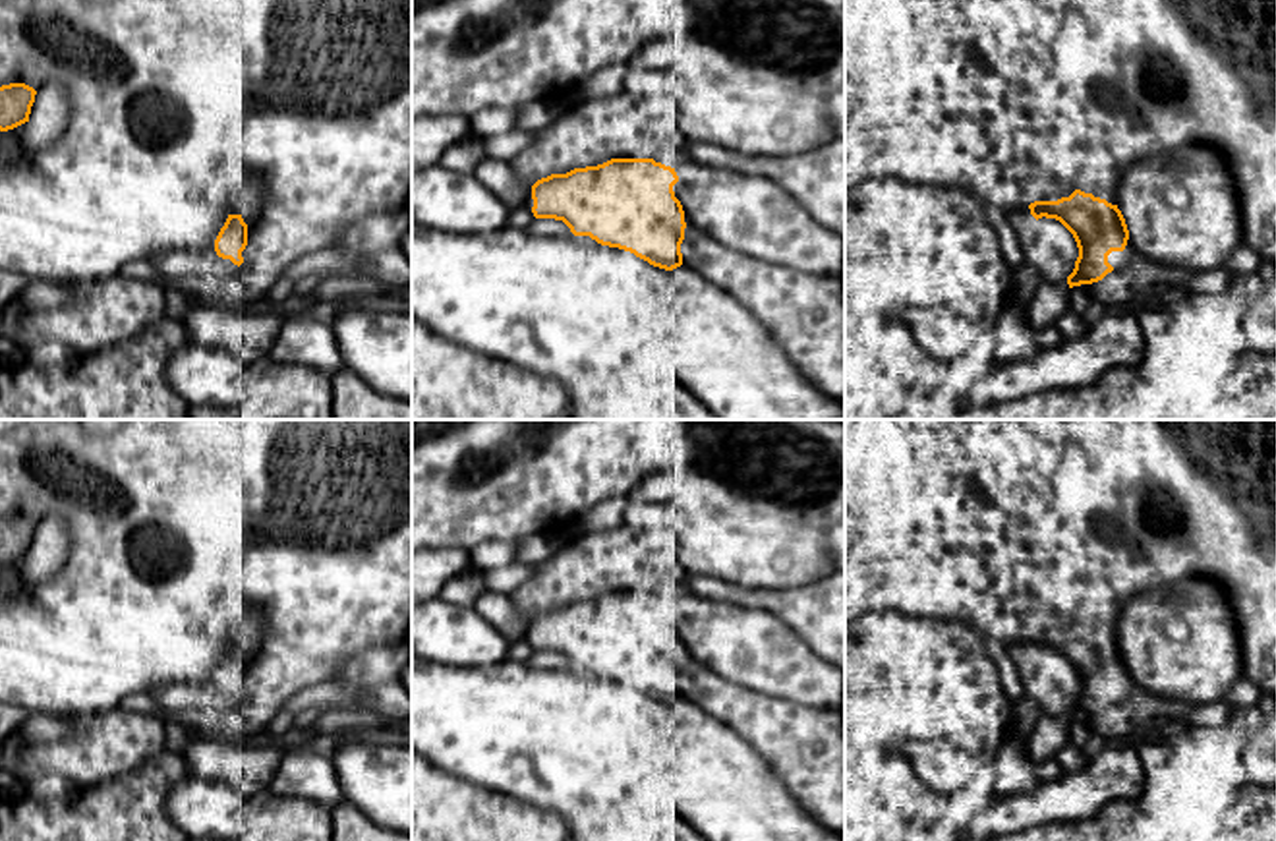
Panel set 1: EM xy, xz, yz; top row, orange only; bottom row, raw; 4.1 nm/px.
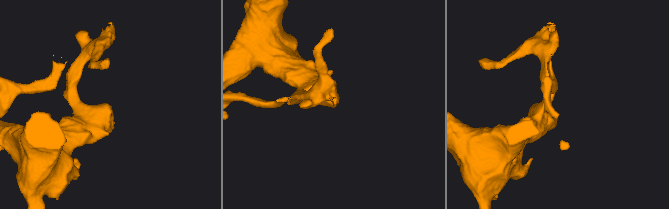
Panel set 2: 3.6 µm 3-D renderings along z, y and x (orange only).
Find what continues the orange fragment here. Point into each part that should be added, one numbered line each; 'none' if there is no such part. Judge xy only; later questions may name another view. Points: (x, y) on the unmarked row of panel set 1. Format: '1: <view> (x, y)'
1: xy (254, 629)

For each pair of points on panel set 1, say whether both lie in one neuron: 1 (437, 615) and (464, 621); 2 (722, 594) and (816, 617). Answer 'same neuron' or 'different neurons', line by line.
1: same neuron
2: same neuron

